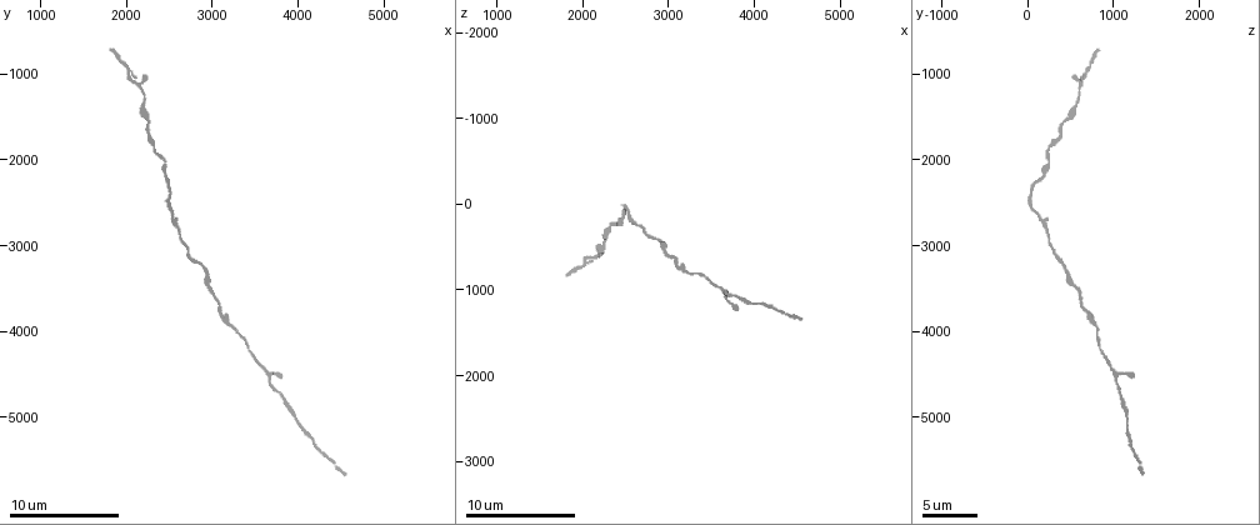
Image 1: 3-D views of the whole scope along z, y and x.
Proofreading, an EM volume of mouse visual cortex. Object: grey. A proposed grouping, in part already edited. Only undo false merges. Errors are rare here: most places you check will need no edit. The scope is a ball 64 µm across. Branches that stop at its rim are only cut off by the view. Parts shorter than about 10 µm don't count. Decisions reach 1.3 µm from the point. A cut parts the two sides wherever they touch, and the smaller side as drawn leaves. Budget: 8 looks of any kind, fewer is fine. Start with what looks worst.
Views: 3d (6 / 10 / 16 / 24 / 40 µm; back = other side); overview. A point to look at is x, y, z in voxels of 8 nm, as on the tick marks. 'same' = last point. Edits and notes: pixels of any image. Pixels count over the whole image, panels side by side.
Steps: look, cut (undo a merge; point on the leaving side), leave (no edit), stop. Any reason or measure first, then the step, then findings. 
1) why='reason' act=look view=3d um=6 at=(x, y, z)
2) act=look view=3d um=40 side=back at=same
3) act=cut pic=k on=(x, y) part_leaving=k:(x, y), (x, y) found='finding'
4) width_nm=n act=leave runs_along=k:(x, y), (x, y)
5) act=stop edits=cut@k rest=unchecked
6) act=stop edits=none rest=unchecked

why='calibre changes' act=look view=3d um=6 at=(2650, 2850, 250)

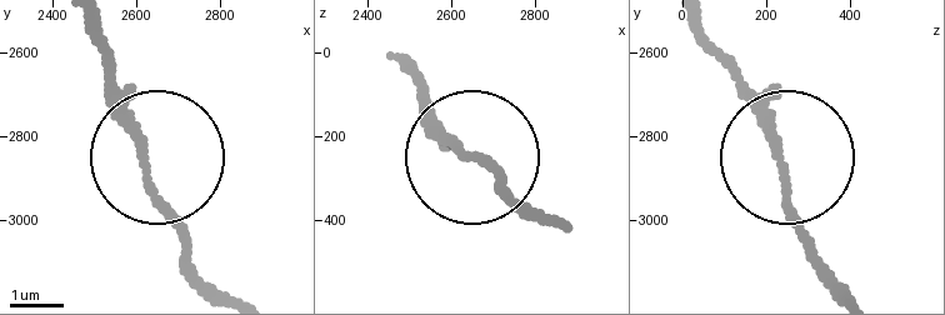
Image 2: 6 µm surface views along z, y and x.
act=leave runs_along=2:(830, 283), (771, 108), (736, 58) found='continuous, no second neuron'

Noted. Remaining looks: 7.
why='a narrow waist' act=look view=3d um=6 at=(2250, 1550, 400)

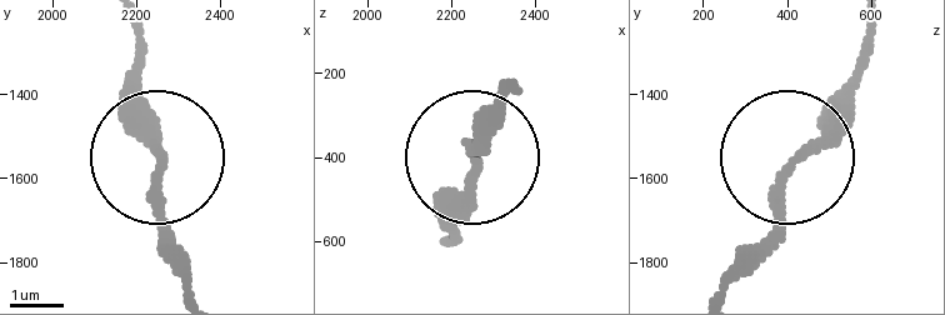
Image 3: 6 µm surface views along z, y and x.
act=leave runs_along=3:(193, 290), (156, 210), (143, 53) found='one neuron here'

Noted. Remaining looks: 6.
why='thin neck' act=look view=3d um=16 at=(2550, 2350, 0)

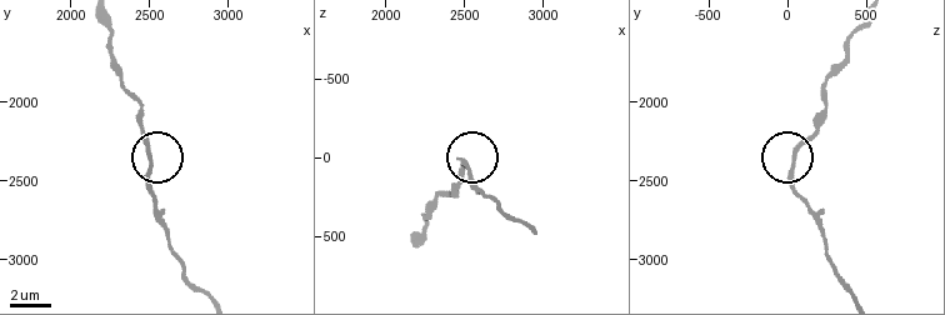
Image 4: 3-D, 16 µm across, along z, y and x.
act=leave runs_along=4:(854, 294), (793, 181), (794, 151), (820, 123) found='continuous, no second neuron'

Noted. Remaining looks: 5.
why='thick turns thin' act=look view=3d um=10 at=(3150, 3900, 750)

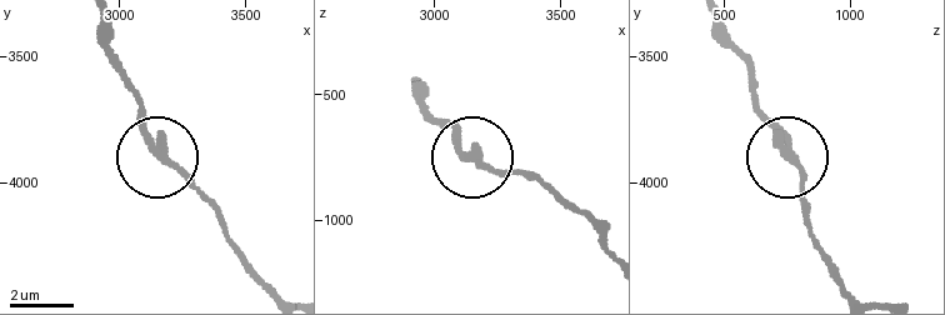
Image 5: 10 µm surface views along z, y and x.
act=leave runs_along=5:(719, 24), (781, 153), (796, 169), (808, 223) found='continuous, no second neuron'

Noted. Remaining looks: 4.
act=stop edits=none rest=unchecked

